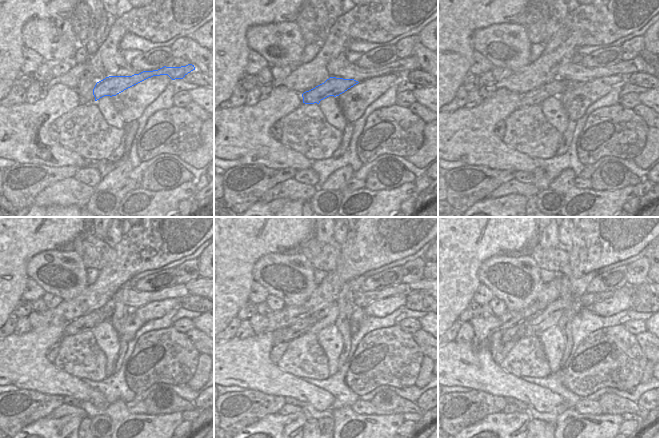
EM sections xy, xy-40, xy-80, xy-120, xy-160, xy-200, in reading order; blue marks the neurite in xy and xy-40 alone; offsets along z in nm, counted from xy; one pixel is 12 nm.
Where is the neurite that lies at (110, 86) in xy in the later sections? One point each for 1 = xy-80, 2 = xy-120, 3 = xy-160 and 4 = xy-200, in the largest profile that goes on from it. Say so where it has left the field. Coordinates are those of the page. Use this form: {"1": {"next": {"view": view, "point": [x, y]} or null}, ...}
{"1": {"next": {"view": "xy-80", "point": [556, 87]}}, "2": {"next": {"view": "xy-120", "point": [87, 322]}}, "3": {"next": {"view": "xy-160", "point": [301, 327]}}, "4": {"next": {"view": "xy-200", "point": [509, 334]}}}

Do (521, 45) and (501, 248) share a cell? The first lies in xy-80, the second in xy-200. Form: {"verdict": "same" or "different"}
{"verdict": "different"}

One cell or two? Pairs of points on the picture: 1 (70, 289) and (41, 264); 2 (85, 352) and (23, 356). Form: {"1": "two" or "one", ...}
{"1": "one", "2": "two"}

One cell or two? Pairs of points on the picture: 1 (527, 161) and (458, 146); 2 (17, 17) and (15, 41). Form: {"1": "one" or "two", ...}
{"1": "one", "2": "one"}

